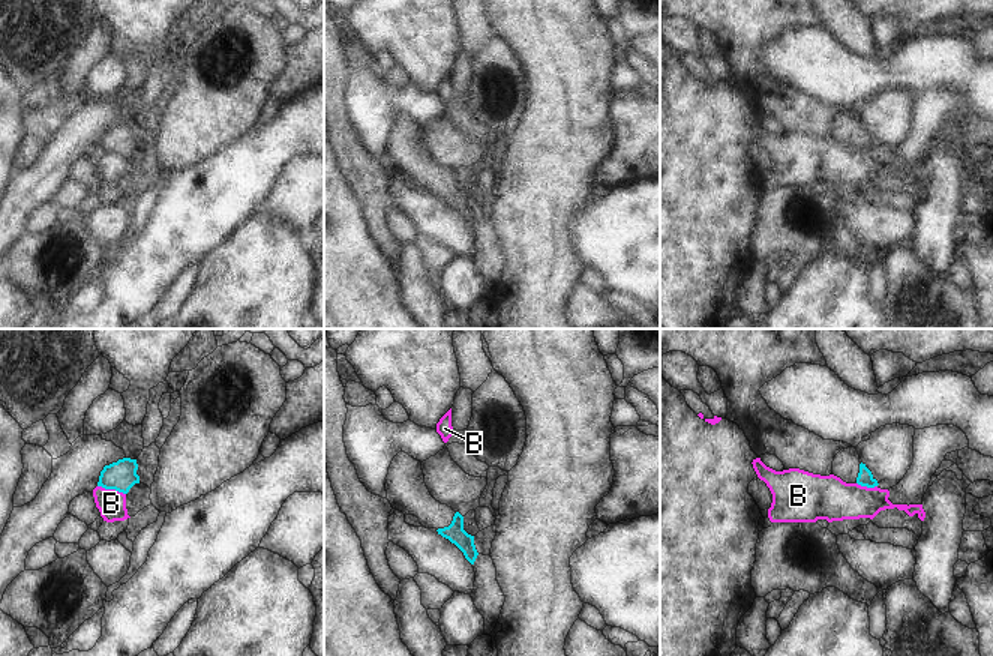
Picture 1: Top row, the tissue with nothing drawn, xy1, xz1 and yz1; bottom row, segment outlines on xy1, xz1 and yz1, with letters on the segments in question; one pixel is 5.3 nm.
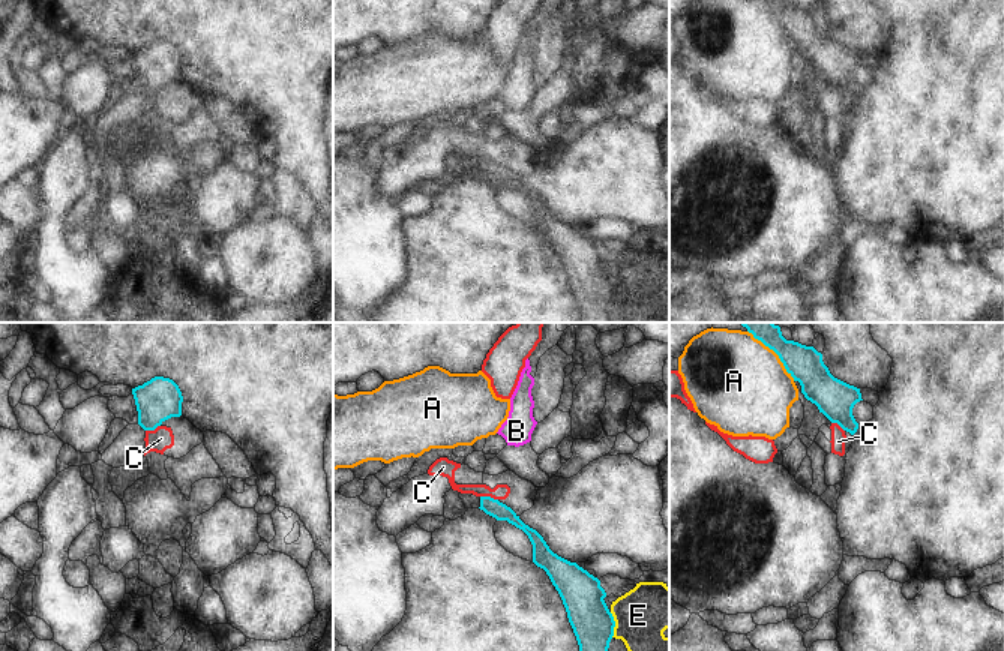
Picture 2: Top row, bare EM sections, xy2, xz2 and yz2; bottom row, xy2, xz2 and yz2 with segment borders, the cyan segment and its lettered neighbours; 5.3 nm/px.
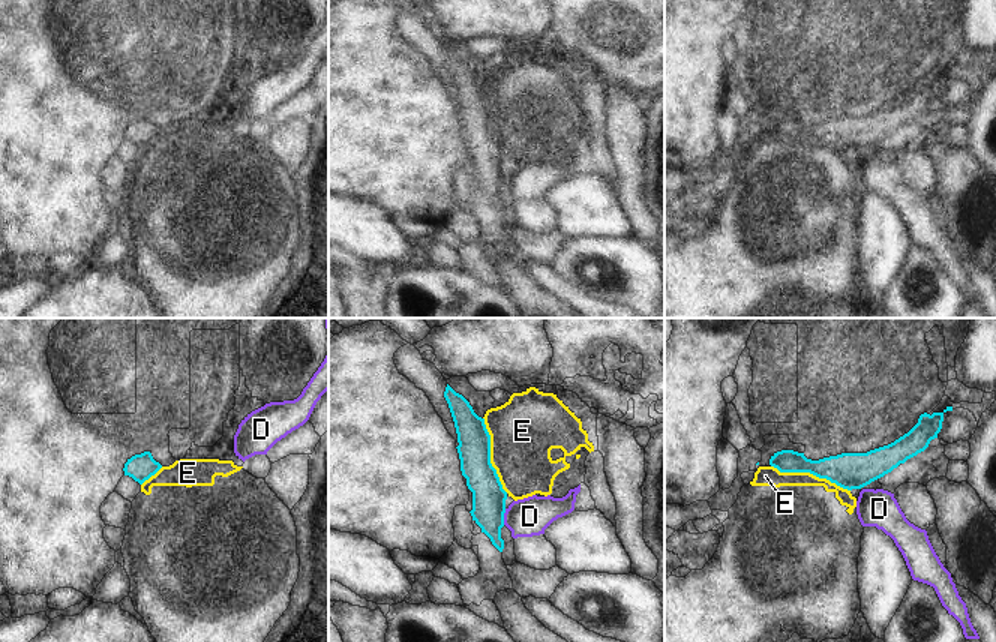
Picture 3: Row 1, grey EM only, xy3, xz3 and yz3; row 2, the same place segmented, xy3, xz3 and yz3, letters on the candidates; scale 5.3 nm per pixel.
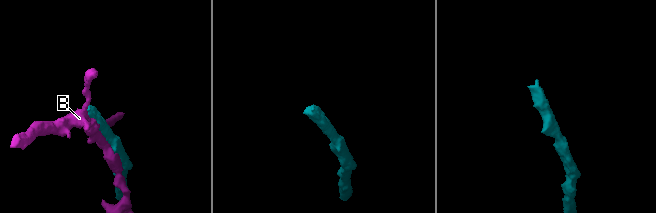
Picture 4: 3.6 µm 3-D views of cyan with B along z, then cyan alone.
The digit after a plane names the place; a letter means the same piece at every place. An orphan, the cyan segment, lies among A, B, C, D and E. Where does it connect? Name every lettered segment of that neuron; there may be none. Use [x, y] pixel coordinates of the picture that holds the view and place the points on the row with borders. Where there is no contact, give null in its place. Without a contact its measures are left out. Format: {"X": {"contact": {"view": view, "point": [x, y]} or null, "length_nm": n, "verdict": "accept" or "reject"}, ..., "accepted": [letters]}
{"A": {"contact": {"view": "yz2", "point": [775, 351]}, "length_nm": 380, "verdict": "reject"}, "B": {"contact": {"view": "xy1", "point": [111, 488]}, "length_nm": 160, "verdict": "reject"}, "C": {"contact": {"view": "xz2", "point": [489, 497]}, "length_nm": 100, "verdict": "reject"}, "D": {"contact": {"view": "xz3", "point": [503, 516]}, "length_nm": 90, "verdict": "reject"}, "E": {"contact": {"view": "yz3", "point": [810, 473]}, "length_nm": 440, "verdict": "reject"}, "accepted": []}

